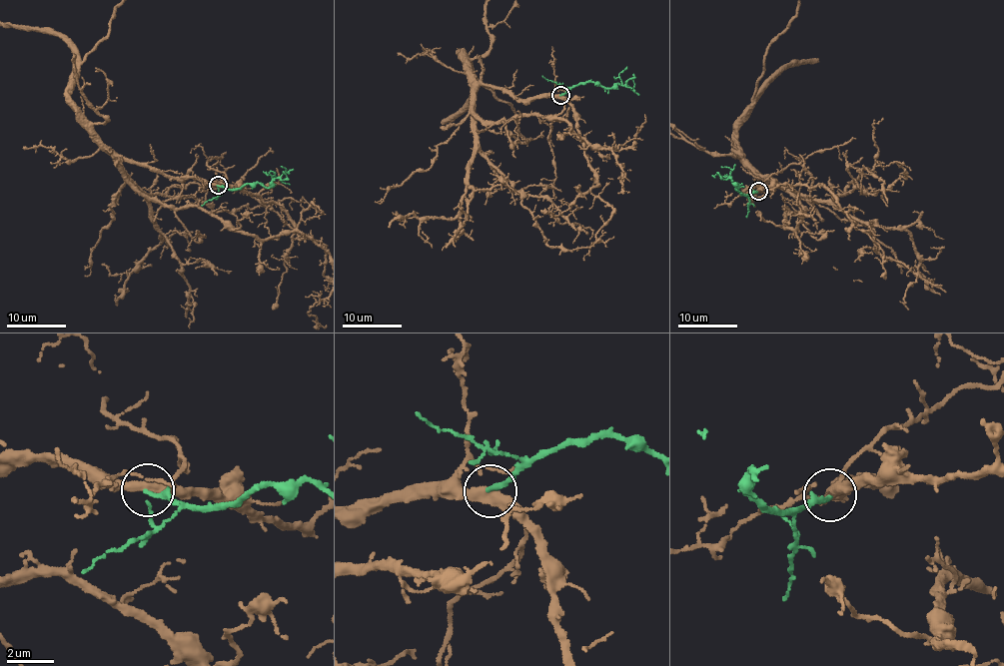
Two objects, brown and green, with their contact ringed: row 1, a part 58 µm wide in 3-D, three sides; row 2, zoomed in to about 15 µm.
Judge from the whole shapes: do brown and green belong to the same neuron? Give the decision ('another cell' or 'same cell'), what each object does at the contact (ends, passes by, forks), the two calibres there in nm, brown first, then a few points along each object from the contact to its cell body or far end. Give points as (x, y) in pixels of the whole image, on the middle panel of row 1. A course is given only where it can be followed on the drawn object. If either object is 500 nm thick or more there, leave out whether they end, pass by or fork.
same cell; brown passes by; green ends there; 440 nm thick on the brown side, 200 nm on the other; green runs (560, 95), (587, 82), (632, 88), (634, 82), (631, 78)

